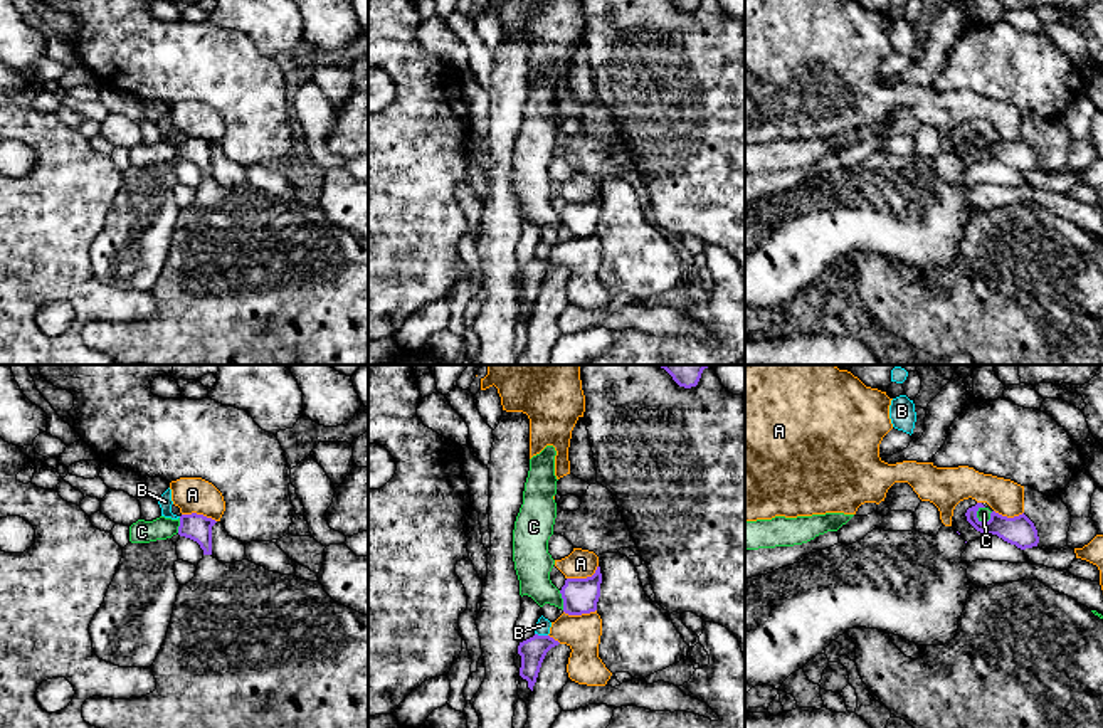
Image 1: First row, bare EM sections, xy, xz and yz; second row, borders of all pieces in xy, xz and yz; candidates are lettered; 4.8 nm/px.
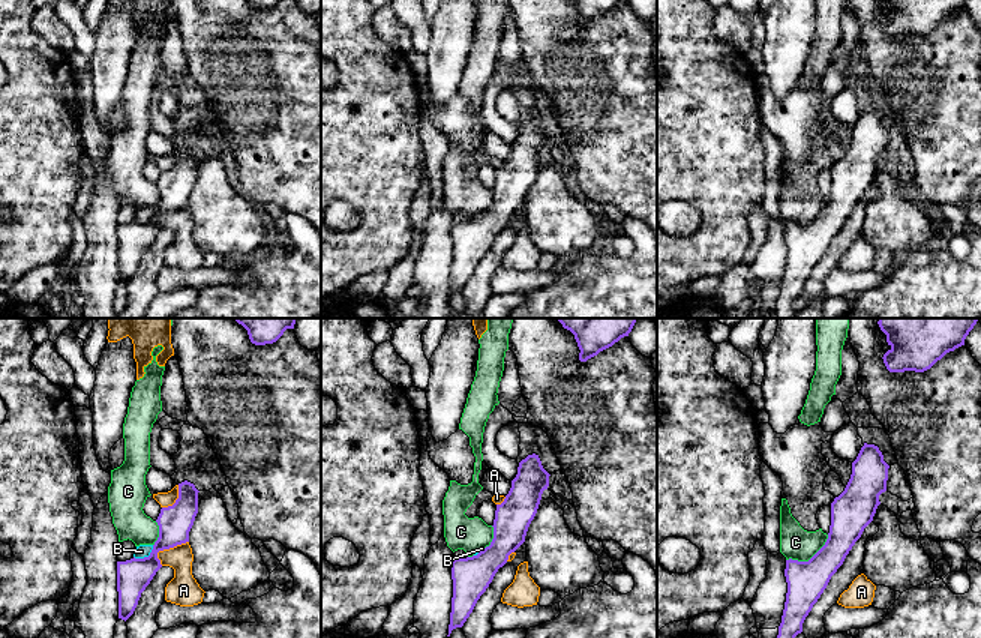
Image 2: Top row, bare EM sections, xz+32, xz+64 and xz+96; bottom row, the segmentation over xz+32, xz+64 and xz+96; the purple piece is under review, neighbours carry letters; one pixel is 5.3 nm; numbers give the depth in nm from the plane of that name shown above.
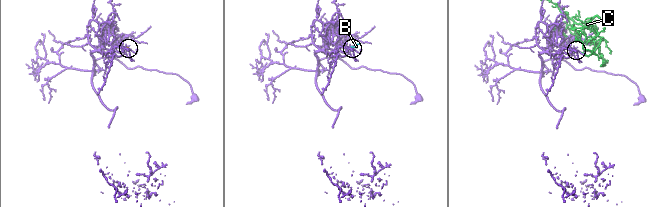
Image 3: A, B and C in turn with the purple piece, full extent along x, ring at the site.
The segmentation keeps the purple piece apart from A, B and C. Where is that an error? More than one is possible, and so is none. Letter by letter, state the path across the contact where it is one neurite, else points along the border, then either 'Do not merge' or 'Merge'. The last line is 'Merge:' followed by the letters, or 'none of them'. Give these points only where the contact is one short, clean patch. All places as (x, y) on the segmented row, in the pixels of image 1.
A: Do not merge
B: Boundary: xz (535, 633), (547, 636). Do not merge
C: Do not merge
Merge: none of them

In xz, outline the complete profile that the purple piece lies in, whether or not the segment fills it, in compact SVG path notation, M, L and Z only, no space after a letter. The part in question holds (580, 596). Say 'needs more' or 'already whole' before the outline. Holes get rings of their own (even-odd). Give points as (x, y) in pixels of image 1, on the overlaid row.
already whole; M597 567L595 573L587 578L567 578L560 593L563 599L563 612L568 615L582 615L597 610L600 597L602 573Z

